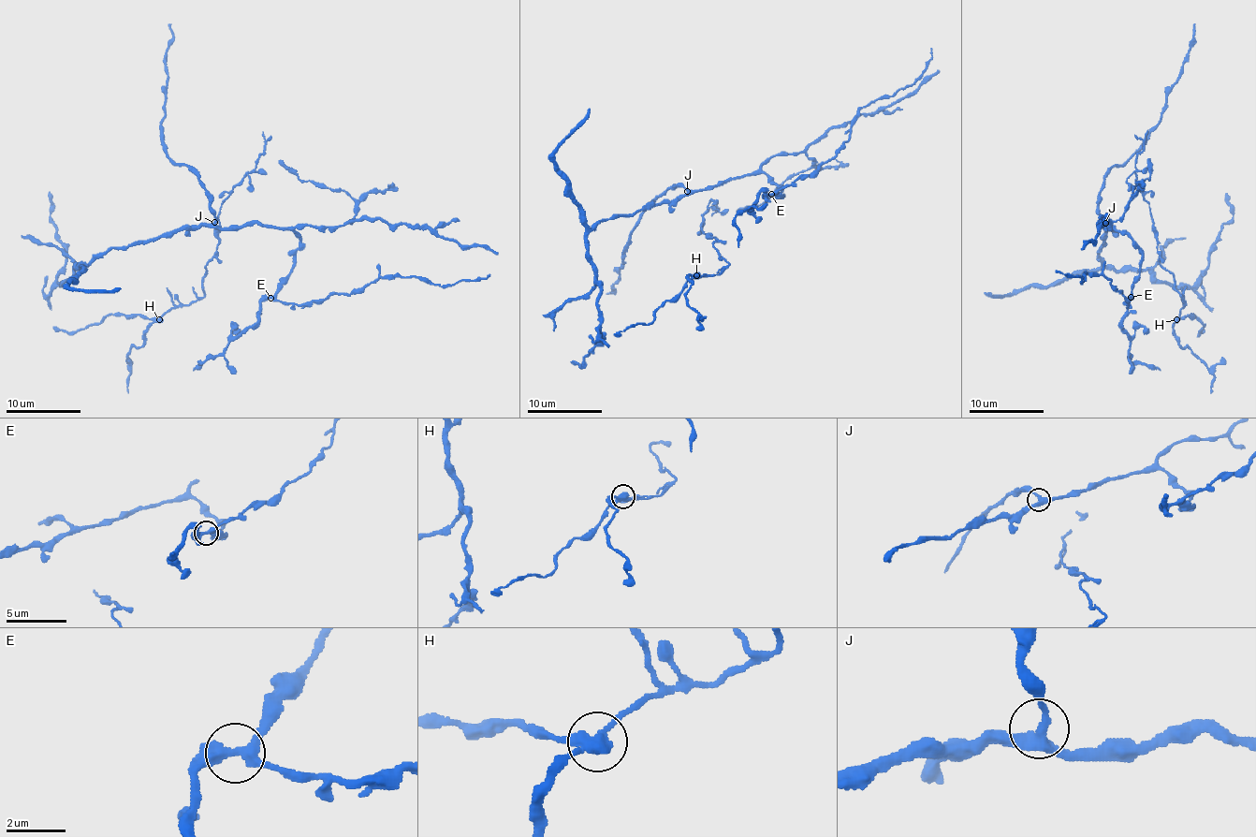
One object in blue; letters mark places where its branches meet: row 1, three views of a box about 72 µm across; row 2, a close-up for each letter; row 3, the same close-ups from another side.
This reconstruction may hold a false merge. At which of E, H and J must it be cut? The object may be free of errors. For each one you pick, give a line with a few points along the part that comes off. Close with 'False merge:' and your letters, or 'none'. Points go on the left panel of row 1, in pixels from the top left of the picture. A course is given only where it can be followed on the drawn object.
H: foreign part runs (159, 319), (204, 295), (205, 264), (218, 242), (219, 206), (255, 167), (265, 142), (262, 132)
False merge: H

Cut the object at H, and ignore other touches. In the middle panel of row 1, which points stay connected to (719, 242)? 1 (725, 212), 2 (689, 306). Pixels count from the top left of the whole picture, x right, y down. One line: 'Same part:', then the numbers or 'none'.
Same part: 1, 2

